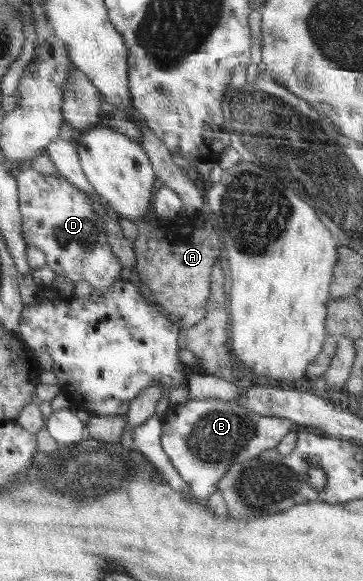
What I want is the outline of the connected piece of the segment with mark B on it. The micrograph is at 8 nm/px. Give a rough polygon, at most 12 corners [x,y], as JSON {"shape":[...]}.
{"shape":[[189,399],[160,421],[164,453],[205,502],[292,420]]}

